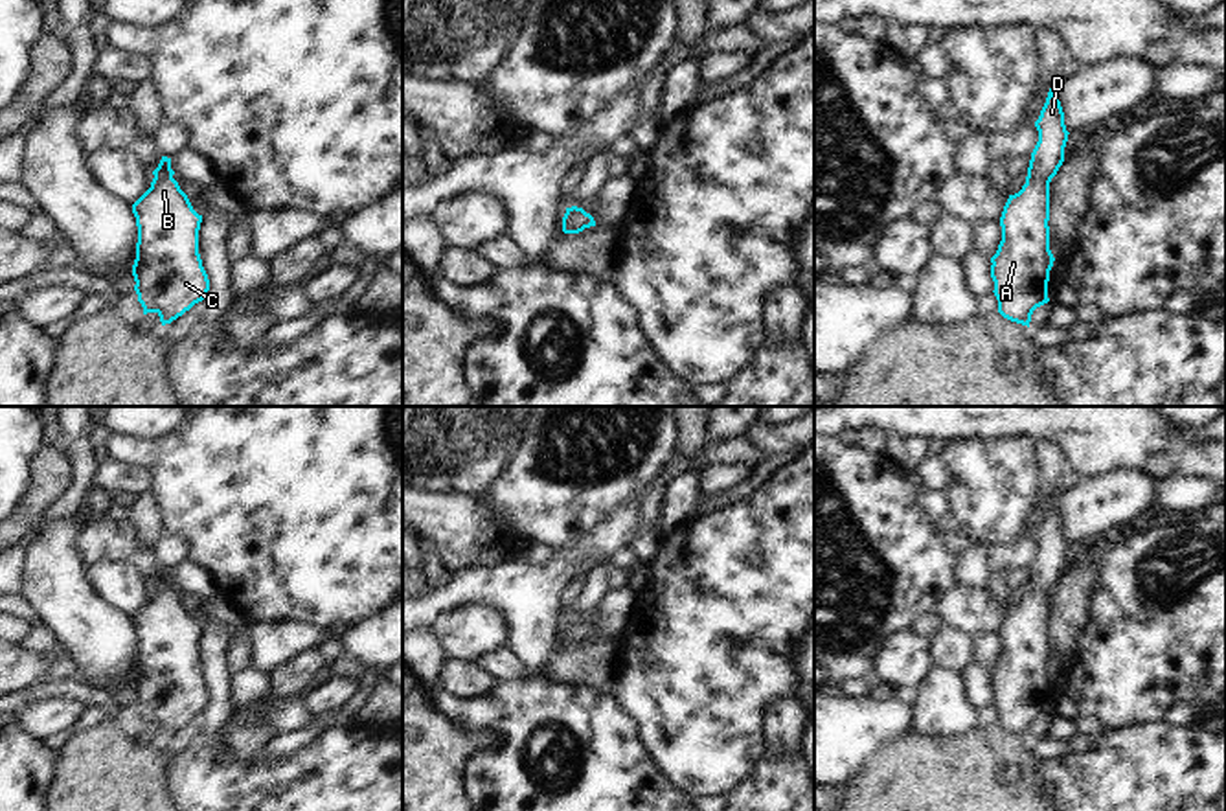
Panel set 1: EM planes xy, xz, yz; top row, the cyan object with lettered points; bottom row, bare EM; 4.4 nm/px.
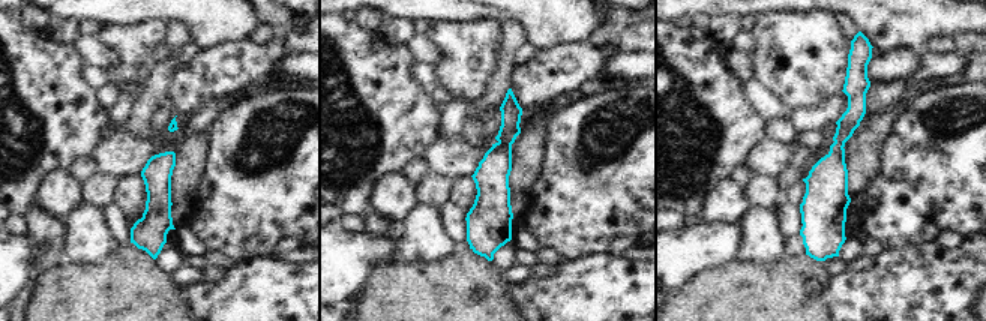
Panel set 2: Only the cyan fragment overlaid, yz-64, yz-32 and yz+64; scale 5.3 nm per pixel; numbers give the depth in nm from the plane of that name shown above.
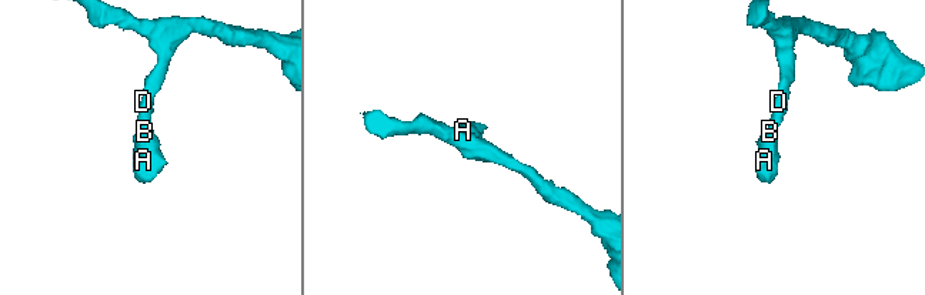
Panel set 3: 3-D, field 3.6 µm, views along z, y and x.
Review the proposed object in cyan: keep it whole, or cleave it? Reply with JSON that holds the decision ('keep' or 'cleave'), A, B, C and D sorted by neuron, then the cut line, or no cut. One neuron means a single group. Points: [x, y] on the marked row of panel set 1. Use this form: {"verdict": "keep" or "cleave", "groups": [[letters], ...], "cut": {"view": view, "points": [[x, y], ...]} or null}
{"verdict": "keep", "groups": [["A", "B", "C", "D"]], "cut": null}

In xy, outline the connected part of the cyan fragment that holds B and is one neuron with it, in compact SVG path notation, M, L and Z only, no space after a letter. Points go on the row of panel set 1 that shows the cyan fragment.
M162 156L153 171L151 188L132 204L138 226L136 259L132 265L134 291L143 307L143 314L156 313L162 326L171 324L195 303L202 302L210 291L210 280L199 254L199 215L187 195L173 178L171 158Z

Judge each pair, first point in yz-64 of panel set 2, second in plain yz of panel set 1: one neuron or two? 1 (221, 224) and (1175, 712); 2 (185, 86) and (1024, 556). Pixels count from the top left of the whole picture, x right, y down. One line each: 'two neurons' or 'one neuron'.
1: two neurons
2: two neurons

